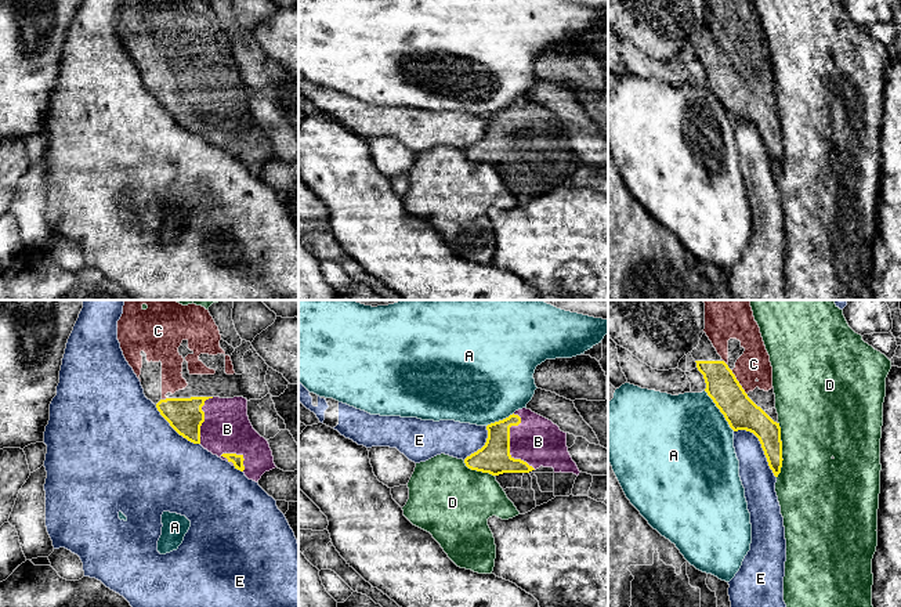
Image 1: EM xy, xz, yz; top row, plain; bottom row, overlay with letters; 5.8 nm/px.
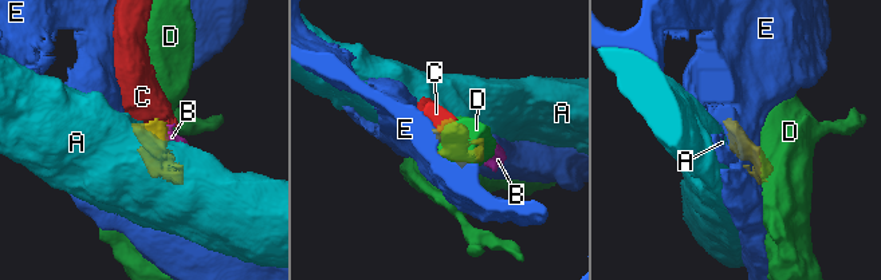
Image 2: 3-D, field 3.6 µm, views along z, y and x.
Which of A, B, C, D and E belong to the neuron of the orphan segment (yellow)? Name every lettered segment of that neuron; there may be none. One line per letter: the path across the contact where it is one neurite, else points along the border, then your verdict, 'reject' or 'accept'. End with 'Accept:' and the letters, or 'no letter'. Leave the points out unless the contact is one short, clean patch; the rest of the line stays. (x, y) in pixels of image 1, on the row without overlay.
A: reject
B: accept
C: way yz (740, 101), (738, 72), (753, 54); accept
D: border yz (778, 112), (782, 156), (777, 167); reject
E: reject
Accept: B, C

